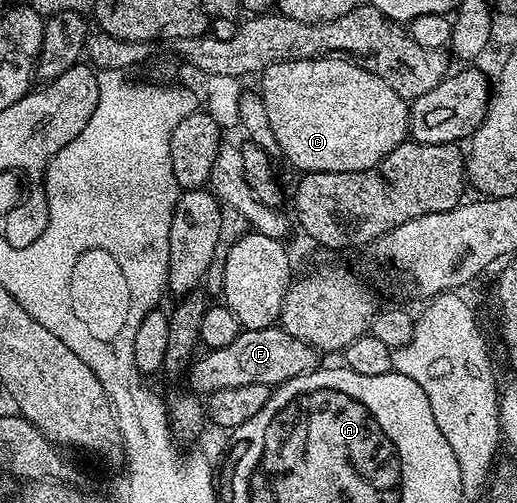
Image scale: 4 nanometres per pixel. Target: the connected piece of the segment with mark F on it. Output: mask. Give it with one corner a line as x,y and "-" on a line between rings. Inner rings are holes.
279,325
267,326
261,330
241,329
240,335
226,348
208,350
202,354
191,363
186,374
187,389
200,396
207,396
213,390
242,388
250,384
275,388
288,378
307,374
318,366
316,347
290,336
290,332

